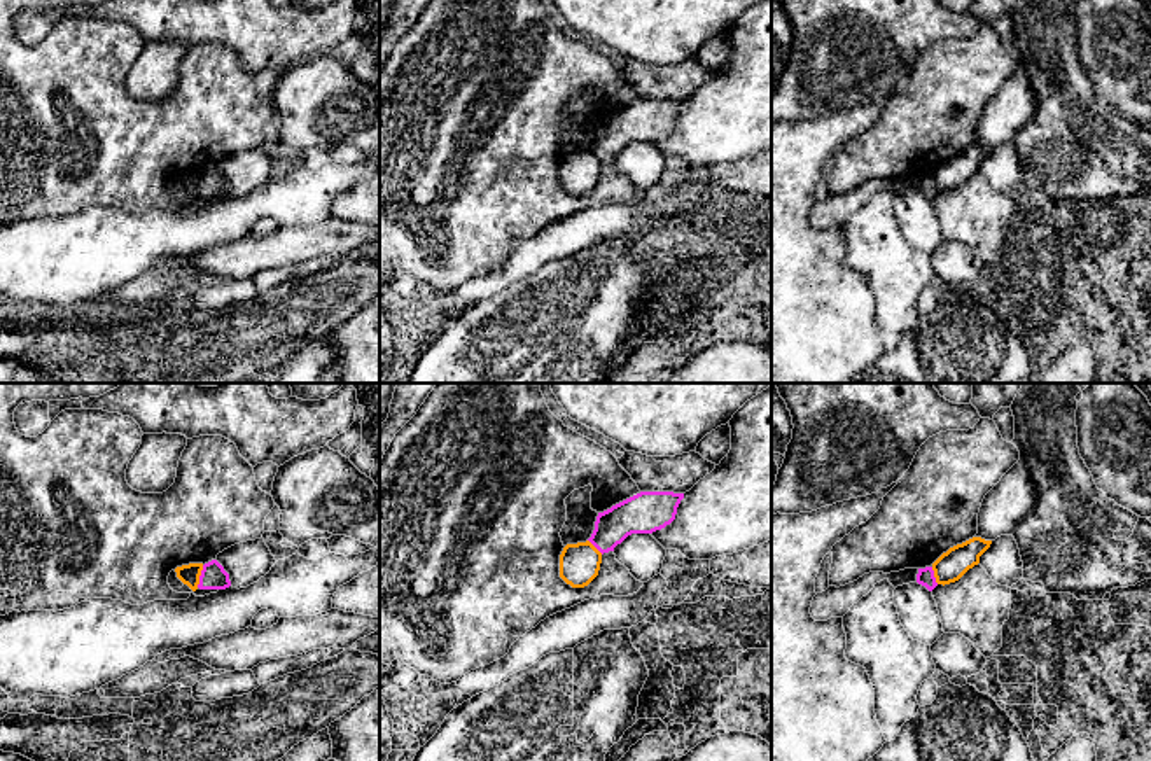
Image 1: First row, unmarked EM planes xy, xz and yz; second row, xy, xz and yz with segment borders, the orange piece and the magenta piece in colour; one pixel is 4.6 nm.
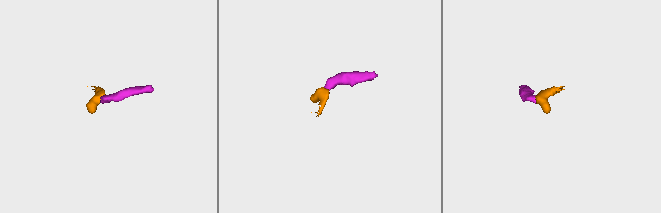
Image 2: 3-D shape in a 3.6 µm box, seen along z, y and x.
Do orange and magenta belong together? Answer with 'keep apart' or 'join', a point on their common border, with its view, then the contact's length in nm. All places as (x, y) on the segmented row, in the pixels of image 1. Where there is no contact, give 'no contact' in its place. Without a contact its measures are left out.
keep apart | xy (198, 576) | 110 nm

